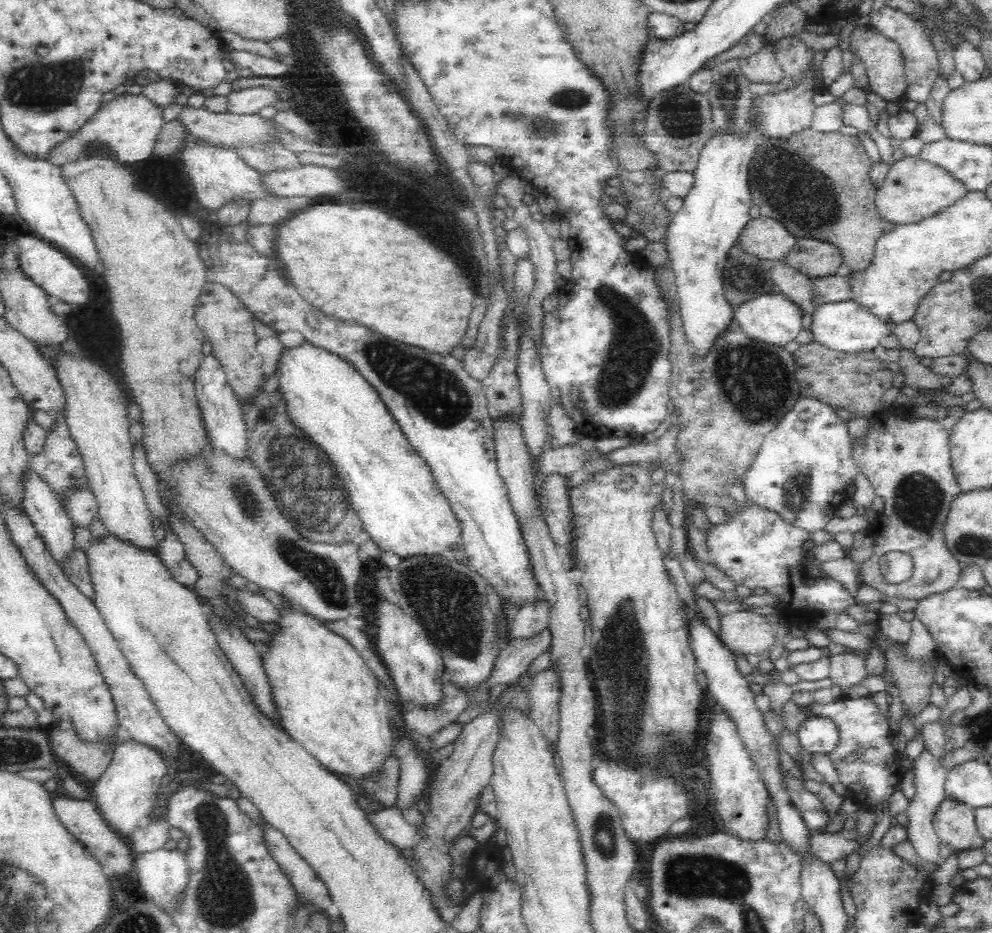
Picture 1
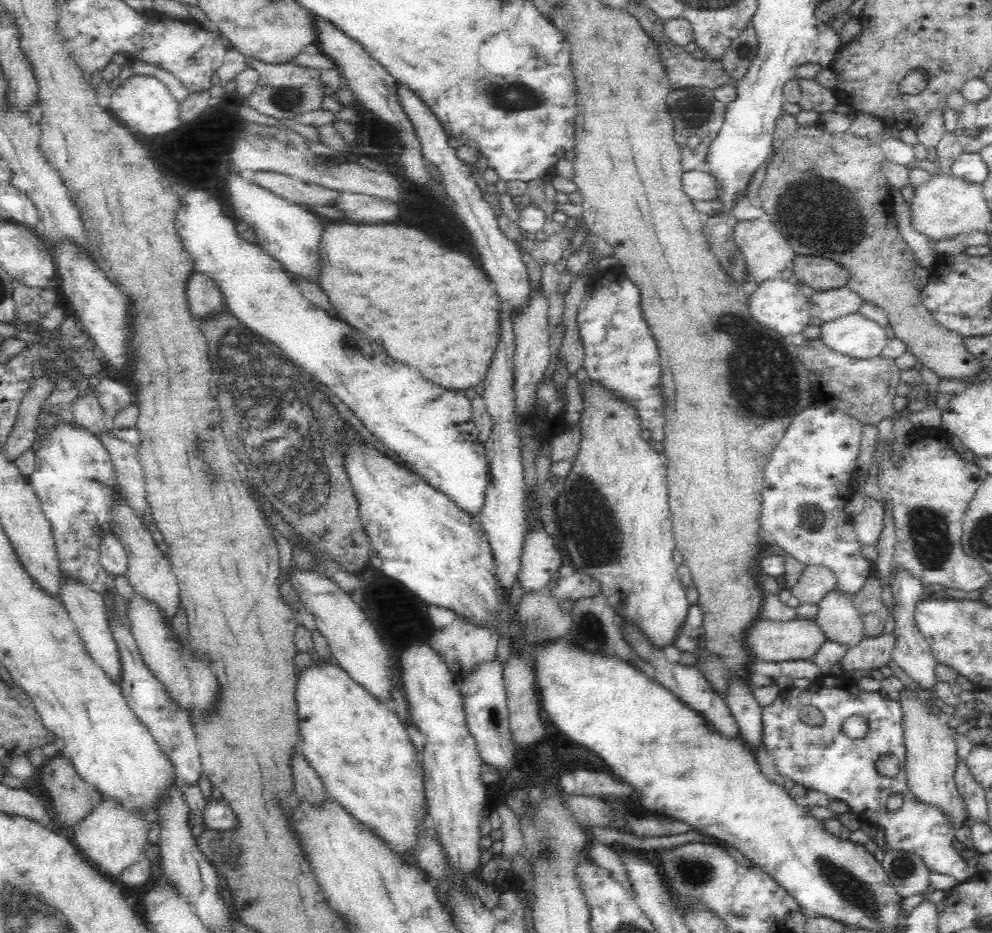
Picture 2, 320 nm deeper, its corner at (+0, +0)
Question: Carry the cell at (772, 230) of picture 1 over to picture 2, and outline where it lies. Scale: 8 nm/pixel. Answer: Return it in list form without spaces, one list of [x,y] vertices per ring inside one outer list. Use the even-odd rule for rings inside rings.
[[[766,218],[742,220],[736,223],[733,238],[746,259],[748,282],[760,284],[762,281],[776,278],[788,266],[792,265],[795,252],[790,243],[780,234],[773,223]]]

